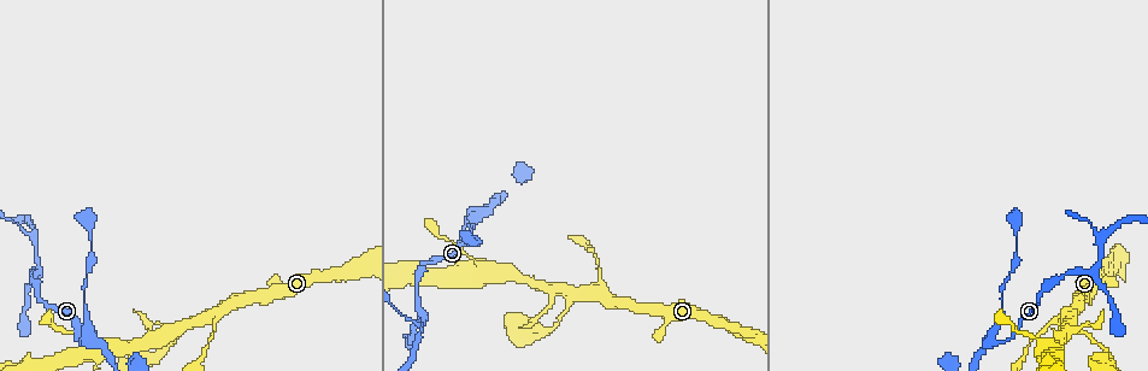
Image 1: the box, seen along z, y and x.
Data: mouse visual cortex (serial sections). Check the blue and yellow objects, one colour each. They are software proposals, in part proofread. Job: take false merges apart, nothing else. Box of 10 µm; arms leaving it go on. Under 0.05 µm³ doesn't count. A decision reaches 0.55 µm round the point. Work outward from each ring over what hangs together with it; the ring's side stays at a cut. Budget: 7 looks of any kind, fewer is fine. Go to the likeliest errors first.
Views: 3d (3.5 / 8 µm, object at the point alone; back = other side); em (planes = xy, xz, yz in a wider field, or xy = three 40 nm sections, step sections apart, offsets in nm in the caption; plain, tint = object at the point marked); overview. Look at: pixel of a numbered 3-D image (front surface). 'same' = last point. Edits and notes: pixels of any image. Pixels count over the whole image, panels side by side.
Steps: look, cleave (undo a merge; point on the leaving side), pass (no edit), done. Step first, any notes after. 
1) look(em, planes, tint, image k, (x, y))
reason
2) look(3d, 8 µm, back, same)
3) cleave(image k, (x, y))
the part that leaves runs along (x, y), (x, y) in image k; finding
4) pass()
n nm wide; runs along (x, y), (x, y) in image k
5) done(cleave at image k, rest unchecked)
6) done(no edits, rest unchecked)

look(3d, 3.5 µm, image 1, (1104, 242))
branch point

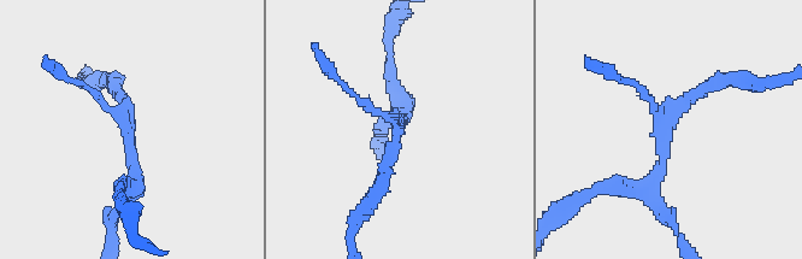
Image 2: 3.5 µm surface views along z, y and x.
look(em, xy, step 3, tint, image 2, (667, 124))

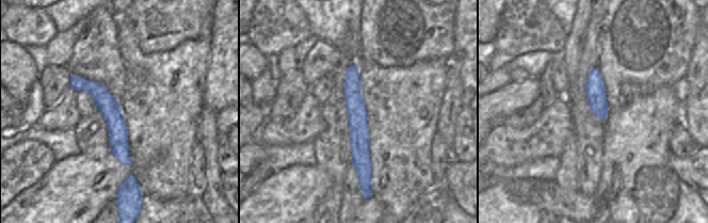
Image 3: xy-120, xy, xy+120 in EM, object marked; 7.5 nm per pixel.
pass()
3 arms; arms of 100, 200, 200 nm; runs along (353, 67), (359, 158), (367, 181) in image 3; all the same cell

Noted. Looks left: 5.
look(3d, 8 µm, image 1, (469, 215))
abrupt turn

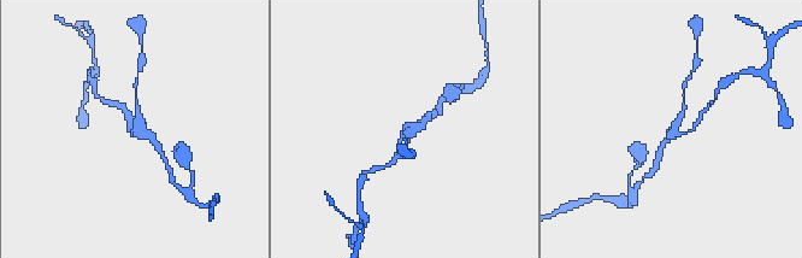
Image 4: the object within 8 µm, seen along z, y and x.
look(3d, 3.5 µm, same)
closer look

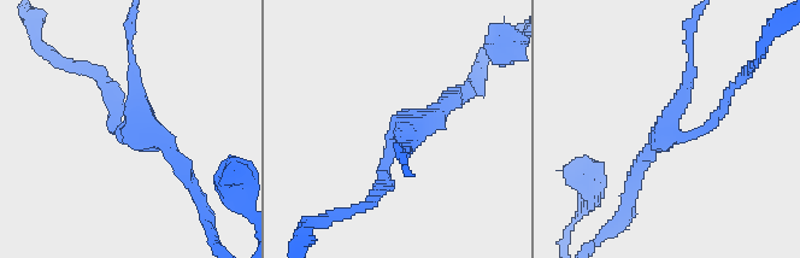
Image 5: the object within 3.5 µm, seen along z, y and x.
look(em, xy, step 2, tint, image 5, (129, 127))
3 arms; arms of 150, 200, 200 nm; need the tissue

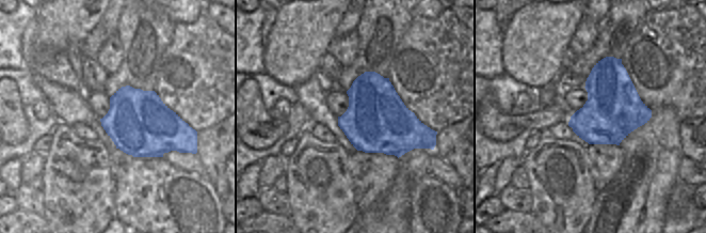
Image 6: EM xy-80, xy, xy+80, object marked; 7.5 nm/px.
pass()
runs along (724, 103), (693, 135), (668, 124), (689, 58) in image 5; all the same cell

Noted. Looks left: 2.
look(3d, 3.5 µm, image 1, (574, 292))
three arms meet

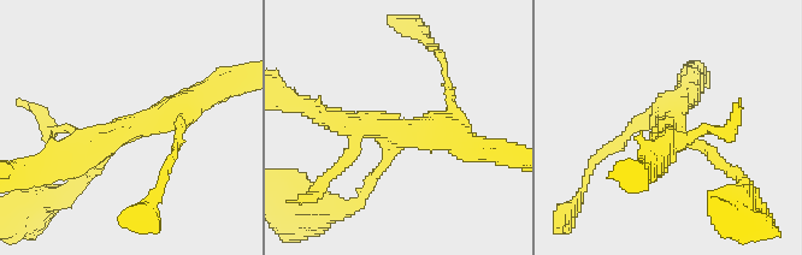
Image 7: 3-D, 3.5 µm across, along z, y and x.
look(em, xy, step 1, tint, image 7, (128, 126))
3 arms; arms of 150, 300, 350 nm; need the tissue

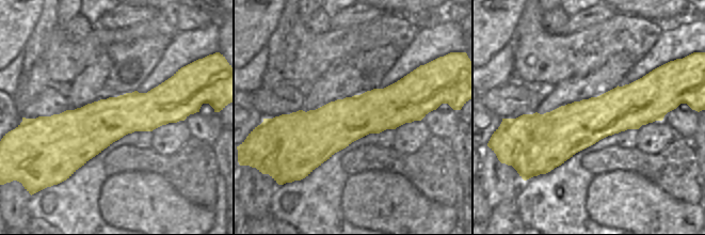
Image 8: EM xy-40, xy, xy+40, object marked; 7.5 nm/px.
pass()
runs along (423, 107), (283, 124) in image 8; continuous, no second cell

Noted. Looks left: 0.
done(no edits, rest unchecked)

